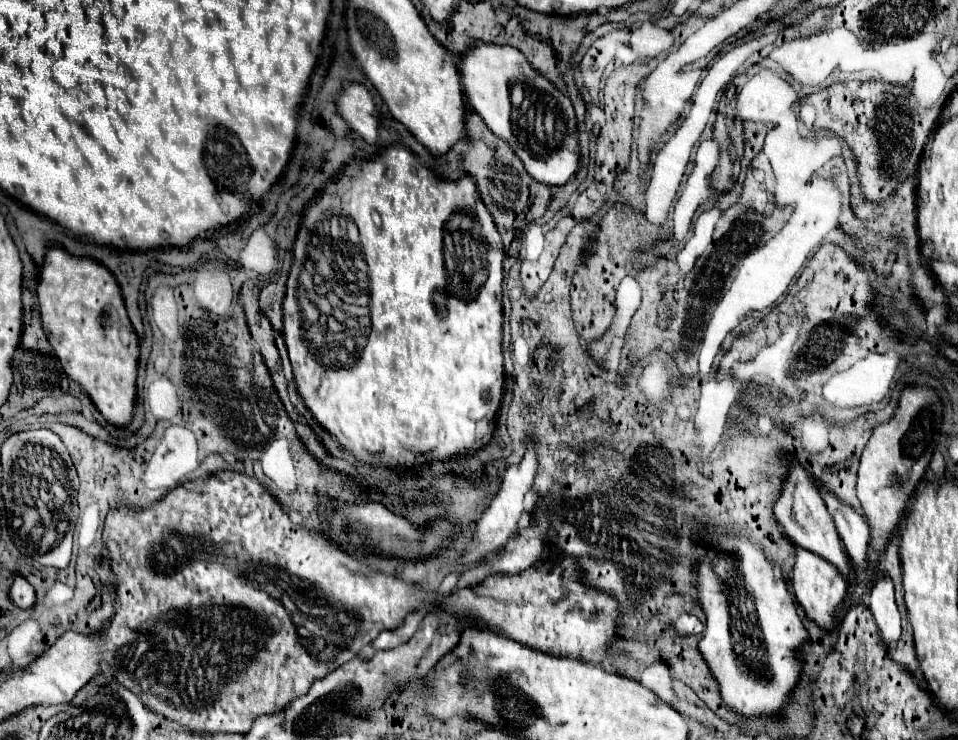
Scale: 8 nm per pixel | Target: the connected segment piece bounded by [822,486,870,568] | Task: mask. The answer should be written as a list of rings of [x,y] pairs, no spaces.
[[[822,486],[822,498],[828,506],[828,512],[836,524],[836,530],[844,542],[844,548],[854,566],[864,568],[868,562],[866,550],[870,542],[870,530],[862,514],[858,514],[852,506],[842,502],[830,488]]]

